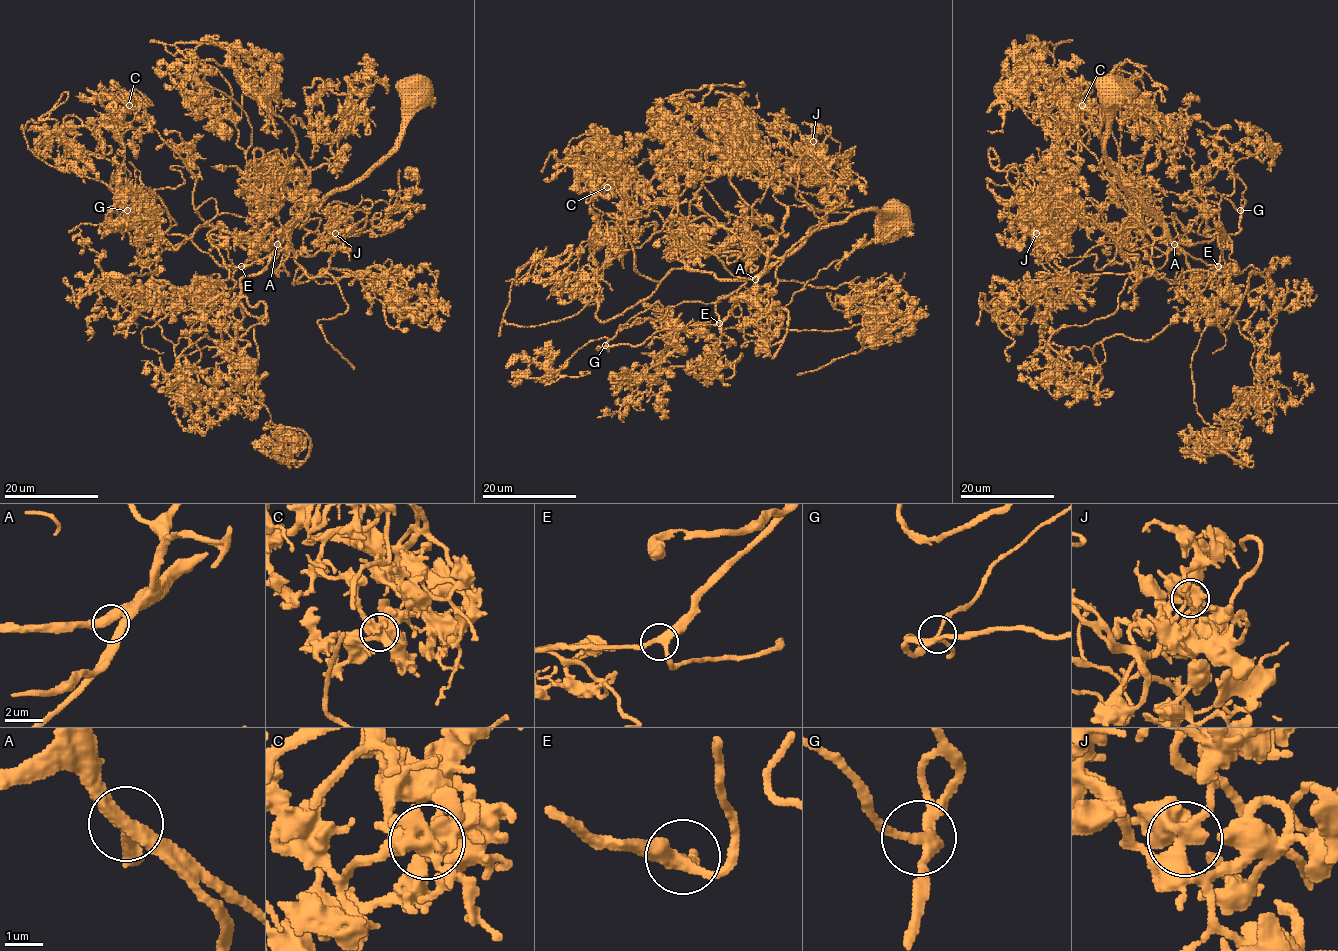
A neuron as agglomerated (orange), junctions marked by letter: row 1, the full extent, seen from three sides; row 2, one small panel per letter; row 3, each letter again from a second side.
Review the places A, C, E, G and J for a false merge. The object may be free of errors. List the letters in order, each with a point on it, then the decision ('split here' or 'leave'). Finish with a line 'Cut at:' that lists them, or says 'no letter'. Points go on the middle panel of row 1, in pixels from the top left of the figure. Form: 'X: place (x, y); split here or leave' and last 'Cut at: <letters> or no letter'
A: place (755, 279); leave
C: place (607, 187); leave
E: place (719, 323); leave
G: place (605, 345); leave
J: place (813, 141); leave
Cut at: no letter

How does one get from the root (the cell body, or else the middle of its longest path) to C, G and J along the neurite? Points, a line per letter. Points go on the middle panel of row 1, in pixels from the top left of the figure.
C: (890, 224), (858, 209), (719, 280), (677, 257), (656, 212), (594, 206), (611, 148), (606, 187)
G: (890, 224), (876, 210), (858, 209), (778, 259), (719, 322), (663, 329), (636, 346), (605, 346)
J: (890, 224), (858, 209), (766, 269), (844, 200), (828, 181), (811, 181), (828, 169), (813, 141)

